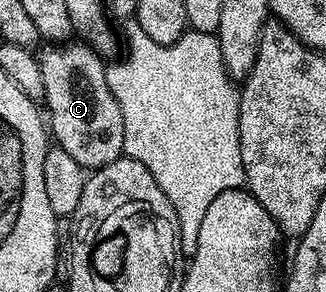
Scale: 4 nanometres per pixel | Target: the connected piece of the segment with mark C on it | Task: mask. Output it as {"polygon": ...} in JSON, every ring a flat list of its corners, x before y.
{"polygon":[[60,42,45,48,48,49,41,51,38,59,44,87,43,103,48,104,46,116,55,147,70,154,85,170,114,162,124,151,124,127,118,98,110,94,106,82,105,57,83,42]]}

